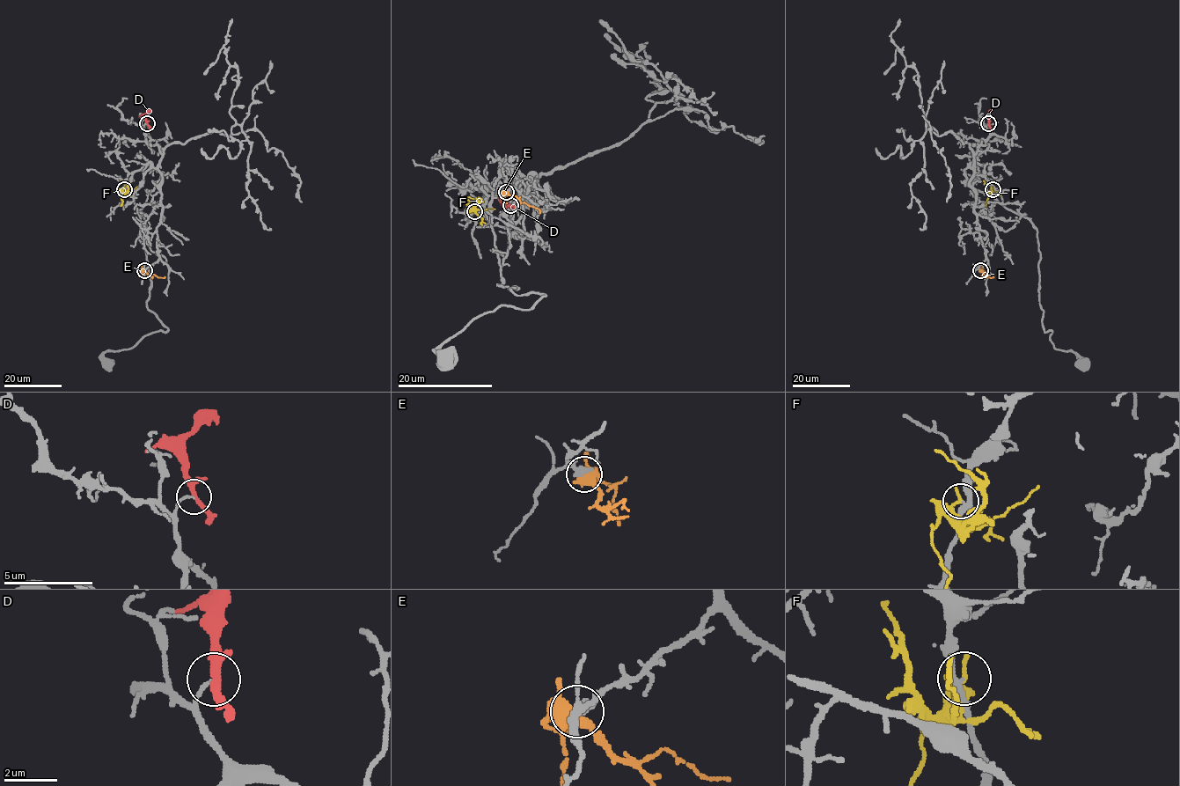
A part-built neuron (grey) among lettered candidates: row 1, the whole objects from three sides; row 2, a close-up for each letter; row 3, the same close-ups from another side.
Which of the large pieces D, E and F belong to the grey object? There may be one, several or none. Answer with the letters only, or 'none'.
none

